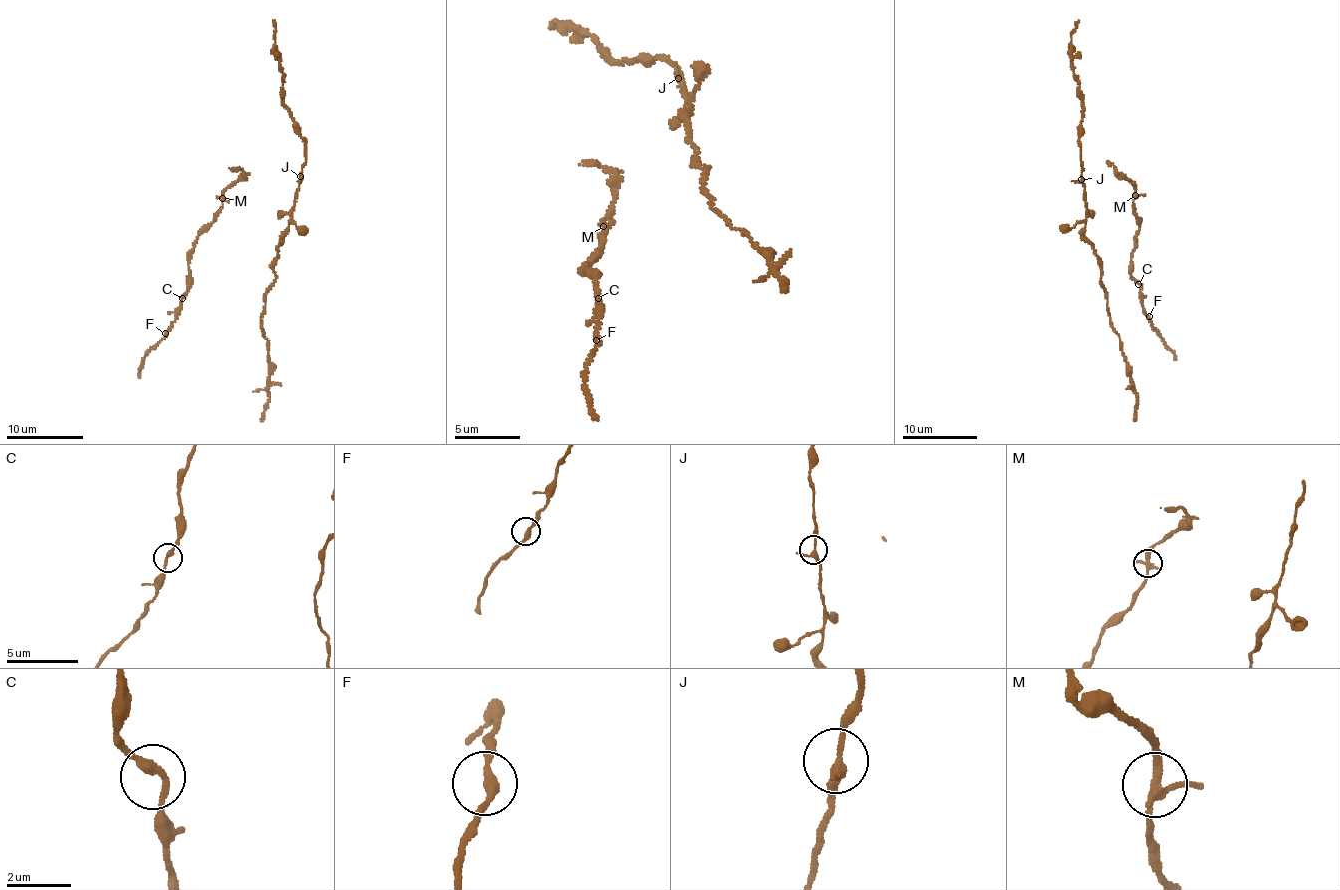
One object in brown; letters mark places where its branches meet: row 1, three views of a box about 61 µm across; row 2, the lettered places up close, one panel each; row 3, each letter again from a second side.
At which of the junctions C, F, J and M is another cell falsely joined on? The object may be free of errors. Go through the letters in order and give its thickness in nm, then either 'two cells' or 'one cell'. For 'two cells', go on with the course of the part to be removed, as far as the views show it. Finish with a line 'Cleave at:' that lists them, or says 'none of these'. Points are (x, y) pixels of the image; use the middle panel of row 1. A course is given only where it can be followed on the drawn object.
C: calibre 240 nm; one cell
F: calibre 280 nm; one cell
J: calibre 200 nm; one cell
M: calibre 240 nm; one cell
Cleave at: none of these

